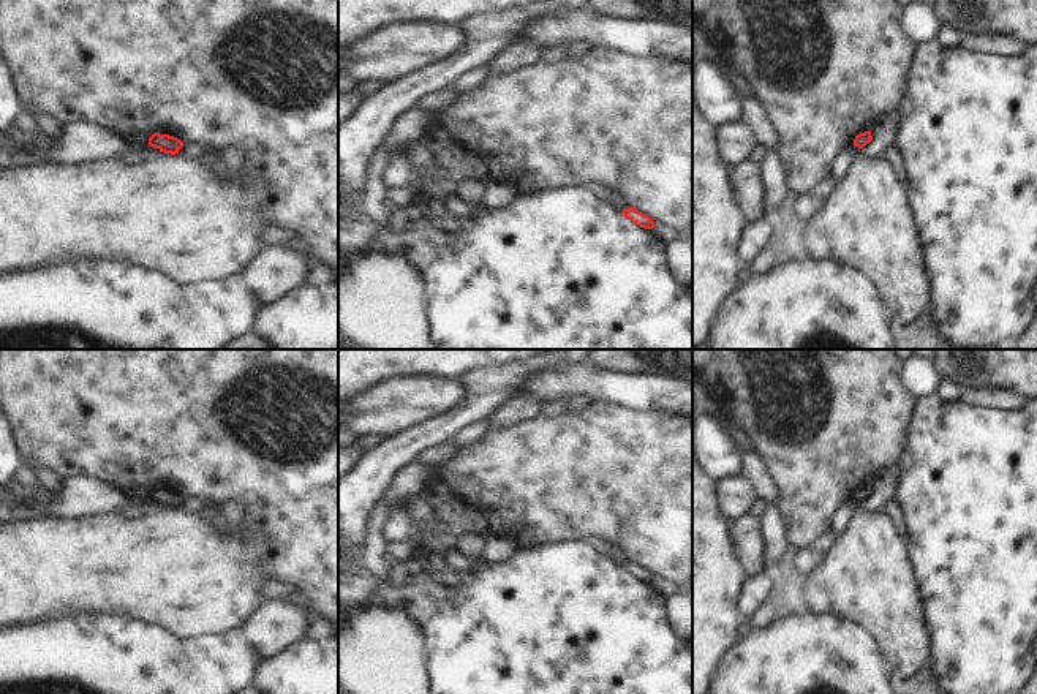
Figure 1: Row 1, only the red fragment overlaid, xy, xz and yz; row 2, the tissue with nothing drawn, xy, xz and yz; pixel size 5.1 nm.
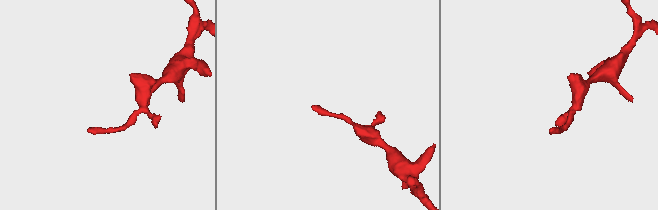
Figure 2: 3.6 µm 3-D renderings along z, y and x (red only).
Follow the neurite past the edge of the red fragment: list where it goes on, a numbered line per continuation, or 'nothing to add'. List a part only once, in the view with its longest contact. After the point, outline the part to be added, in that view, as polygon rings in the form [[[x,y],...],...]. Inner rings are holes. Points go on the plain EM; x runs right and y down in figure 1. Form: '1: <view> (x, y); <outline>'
nothing to add

